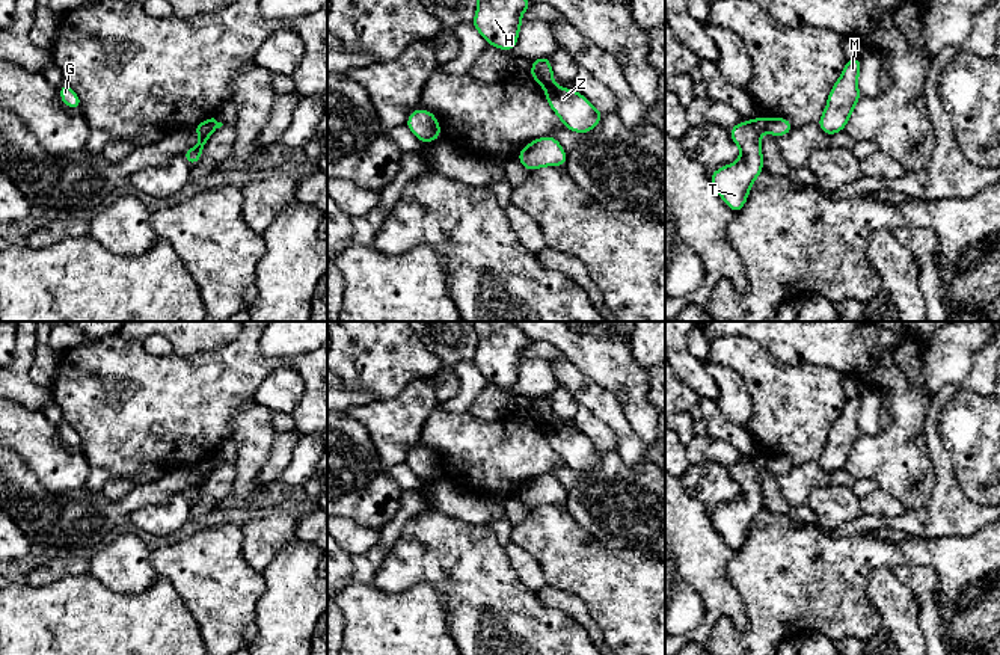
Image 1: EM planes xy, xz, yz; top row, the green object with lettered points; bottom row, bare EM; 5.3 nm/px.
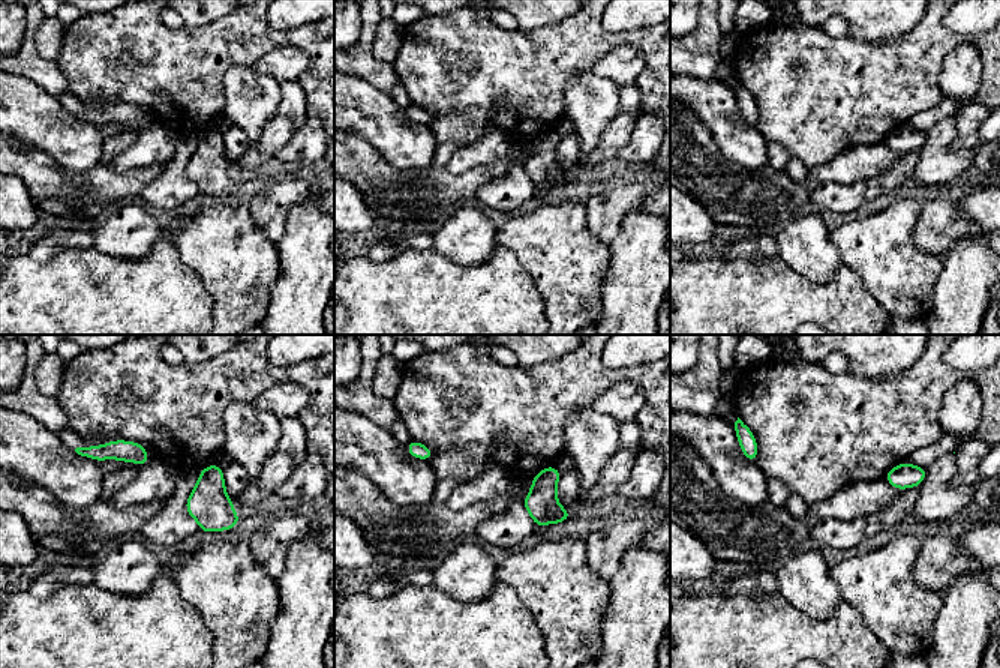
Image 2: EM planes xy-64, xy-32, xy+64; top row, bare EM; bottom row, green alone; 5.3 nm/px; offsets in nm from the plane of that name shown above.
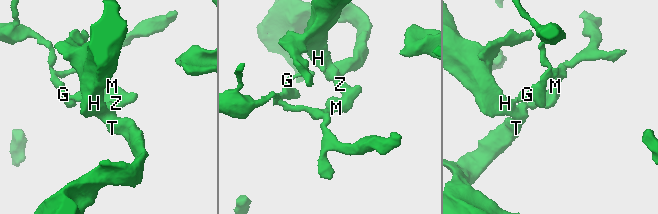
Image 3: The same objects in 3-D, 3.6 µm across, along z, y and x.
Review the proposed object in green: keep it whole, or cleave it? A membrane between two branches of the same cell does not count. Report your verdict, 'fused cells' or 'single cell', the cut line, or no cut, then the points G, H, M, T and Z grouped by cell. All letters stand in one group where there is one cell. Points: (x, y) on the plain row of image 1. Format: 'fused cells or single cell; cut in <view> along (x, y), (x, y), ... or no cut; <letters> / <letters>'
fused cells; cut in yz along (765, 458), (768, 468); G M Z / H T

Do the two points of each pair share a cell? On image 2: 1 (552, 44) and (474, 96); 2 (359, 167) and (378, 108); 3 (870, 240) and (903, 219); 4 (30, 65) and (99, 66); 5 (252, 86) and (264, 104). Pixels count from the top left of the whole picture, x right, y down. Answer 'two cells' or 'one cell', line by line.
1: one cell
2: two cells
3: one cell
4: two cells
5: one cell

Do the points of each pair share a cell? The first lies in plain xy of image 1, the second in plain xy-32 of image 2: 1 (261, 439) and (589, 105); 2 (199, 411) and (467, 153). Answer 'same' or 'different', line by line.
1: same
2: different

